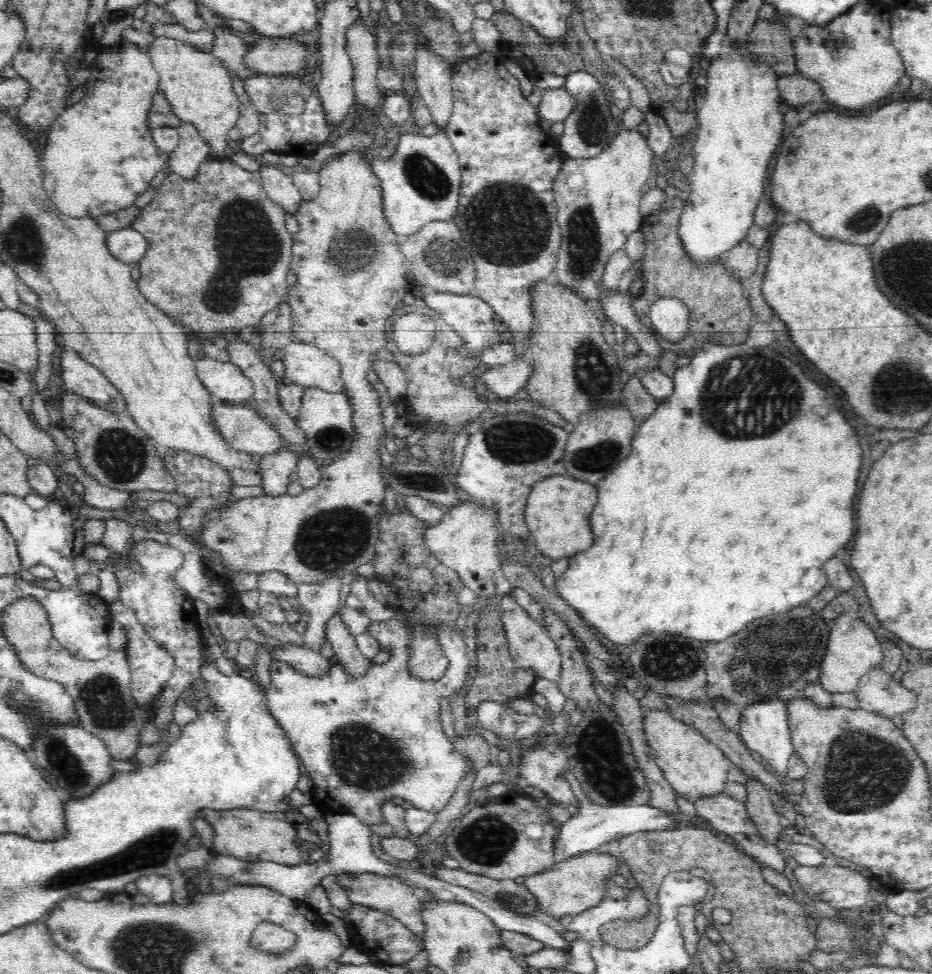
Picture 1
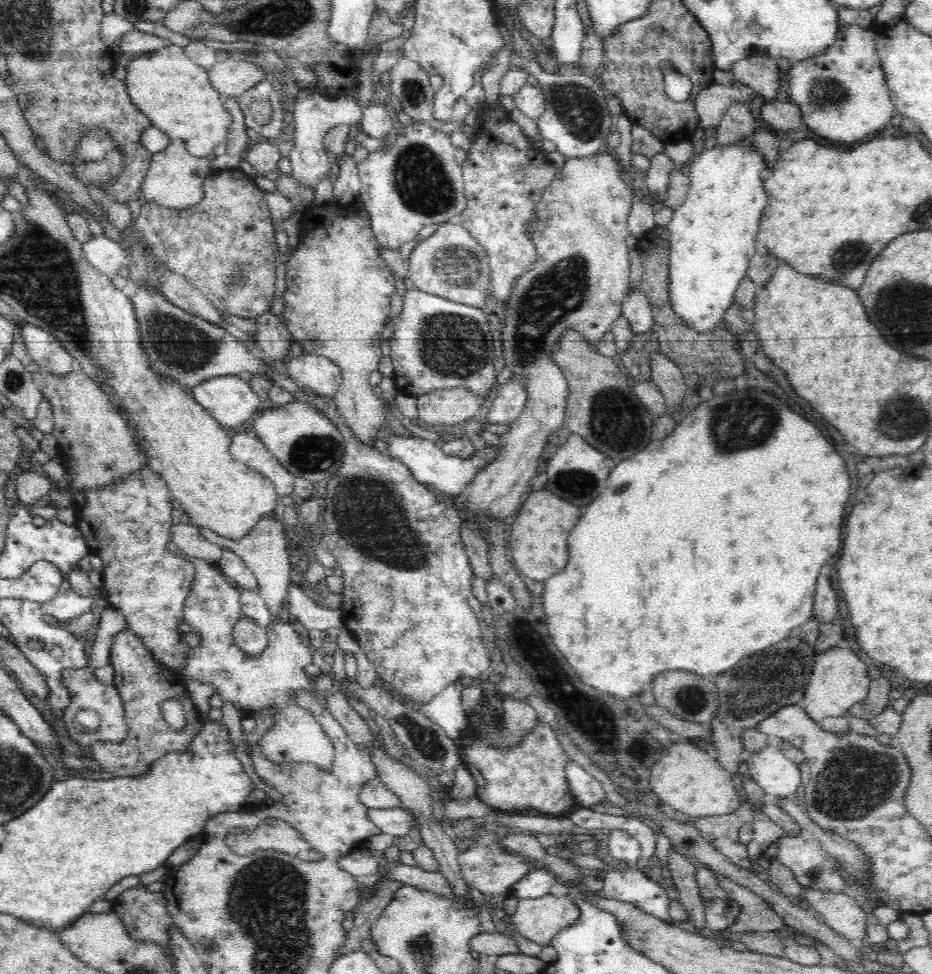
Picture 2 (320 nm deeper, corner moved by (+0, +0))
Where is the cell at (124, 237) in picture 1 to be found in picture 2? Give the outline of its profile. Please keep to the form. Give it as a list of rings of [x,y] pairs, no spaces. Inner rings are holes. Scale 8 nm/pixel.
[[[95,235],[81,246],[86,260],[98,271],[107,276],[114,276],[120,267],[126,267],[128,263],[126,249],[117,242],[106,238],[104,235]]]

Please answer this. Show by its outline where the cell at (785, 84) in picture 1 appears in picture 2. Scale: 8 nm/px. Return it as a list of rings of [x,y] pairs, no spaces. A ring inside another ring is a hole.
[[[769,101],[765,102],[760,109],[762,120],[767,122],[768,128],[774,132],[782,130],[798,130],[804,125],[803,118],[798,106],[790,101]]]

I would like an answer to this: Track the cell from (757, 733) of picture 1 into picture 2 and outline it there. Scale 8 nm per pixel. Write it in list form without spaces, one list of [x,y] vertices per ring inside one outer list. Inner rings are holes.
[[[774,739],[764,750],[746,754],[744,761],[753,781],[759,784],[771,801],[792,797],[800,786],[798,764],[785,756]]]

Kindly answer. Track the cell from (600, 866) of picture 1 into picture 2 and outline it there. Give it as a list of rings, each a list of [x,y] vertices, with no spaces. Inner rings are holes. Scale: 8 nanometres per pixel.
[[[545,895],[518,902],[516,913],[509,919],[522,937],[546,947],[580,917],[580,911],[568,897]]]

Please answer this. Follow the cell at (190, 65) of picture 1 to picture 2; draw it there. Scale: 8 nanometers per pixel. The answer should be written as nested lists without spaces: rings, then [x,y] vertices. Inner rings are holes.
[[[174,44],[138,55],[128,61],[126,67],[127,95],[132,104],[150,119],[151,125],[165,132],[171,139],[182,139],[192,156],[212,157],[214,148],[224,142],[233,120],[221,101],[222,95],[212,88],[207,69],[186,57],[185,48]]]

